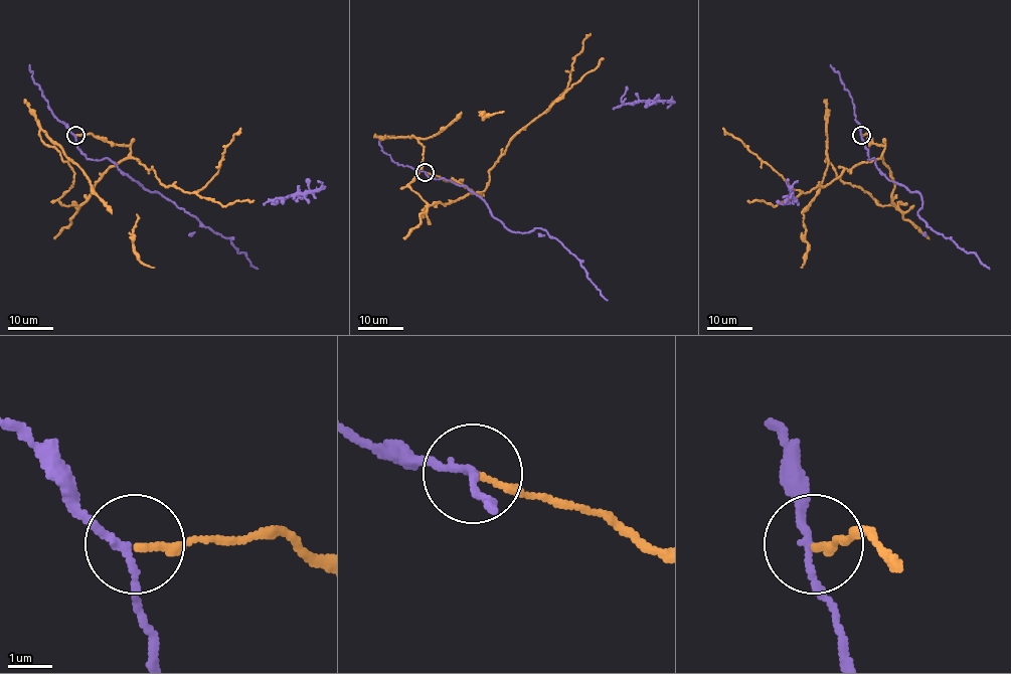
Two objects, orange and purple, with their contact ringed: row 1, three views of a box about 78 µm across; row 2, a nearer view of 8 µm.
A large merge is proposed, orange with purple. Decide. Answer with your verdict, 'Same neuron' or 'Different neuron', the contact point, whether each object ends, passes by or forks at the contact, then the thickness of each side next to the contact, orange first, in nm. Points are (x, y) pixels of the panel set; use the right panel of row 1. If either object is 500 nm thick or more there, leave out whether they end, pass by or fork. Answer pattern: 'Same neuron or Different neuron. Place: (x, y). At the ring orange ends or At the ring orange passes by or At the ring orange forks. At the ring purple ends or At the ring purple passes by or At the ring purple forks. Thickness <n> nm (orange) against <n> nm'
Different neuron. Place: (861, 135). At the ring orange ends. At the ring purple passes by. Thickness 140 nm (orange) against 140 nm

